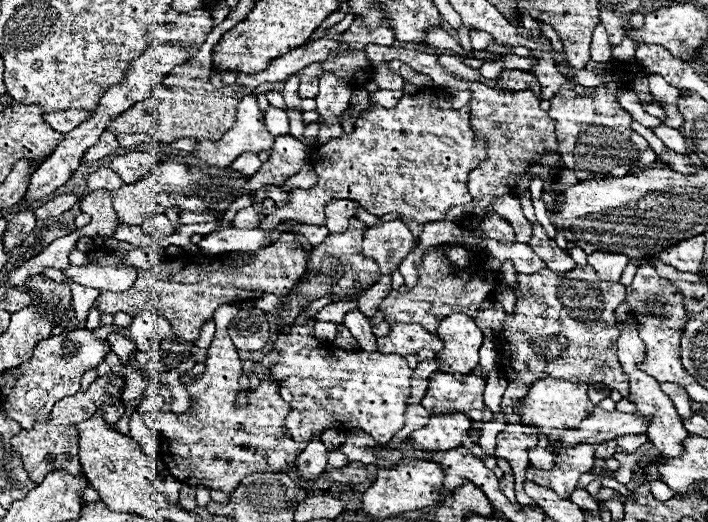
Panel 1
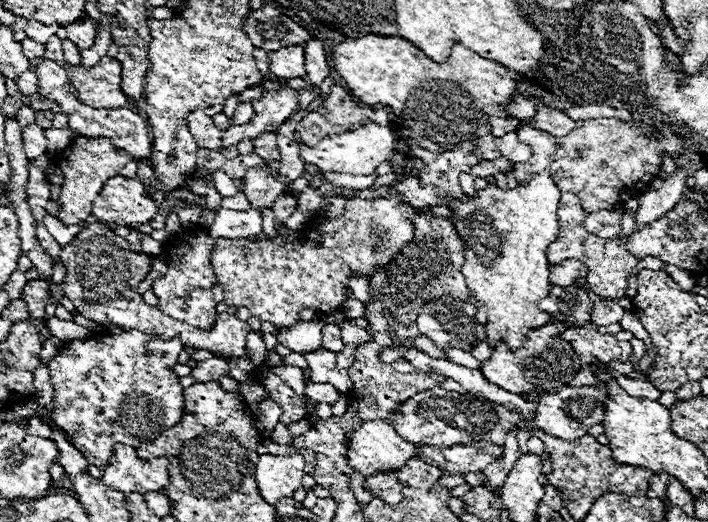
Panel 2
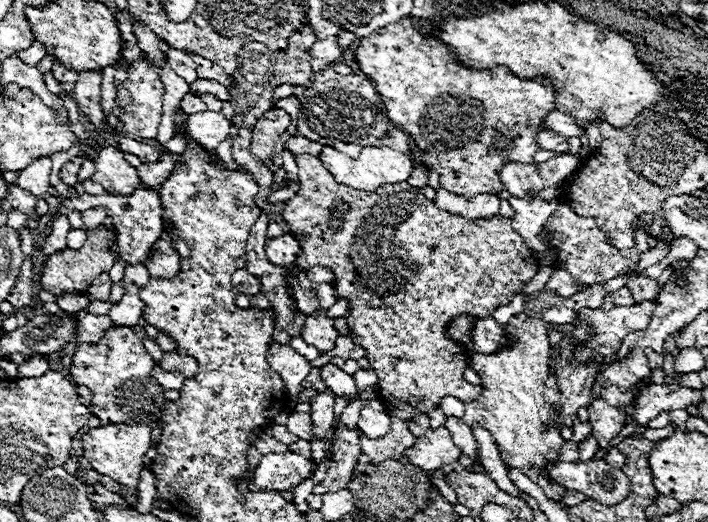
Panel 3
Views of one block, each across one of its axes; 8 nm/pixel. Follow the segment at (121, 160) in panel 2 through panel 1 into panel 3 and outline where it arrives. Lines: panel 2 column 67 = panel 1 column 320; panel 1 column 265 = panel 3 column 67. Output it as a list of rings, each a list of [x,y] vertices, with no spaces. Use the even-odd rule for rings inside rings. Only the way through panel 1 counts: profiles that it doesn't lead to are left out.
[[[62,214],[62,216],[56,216],[56,220],[52,220],[52,226],[50,226],[50,232],[46,236],[46,246],[44,252],[42,252],[42,262],[46,262],[52,254],[56,252],[62,252],[66,248],[66,234],[70,230],[70,222],[68,218]]]

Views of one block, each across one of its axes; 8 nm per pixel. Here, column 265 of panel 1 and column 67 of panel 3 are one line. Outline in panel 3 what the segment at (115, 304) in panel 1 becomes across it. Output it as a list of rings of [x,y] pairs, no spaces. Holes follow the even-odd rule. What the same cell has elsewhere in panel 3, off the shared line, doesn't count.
[[[102,226],[100,230],[94,230],[94,232],[88,232],[88,238],[86,238],[86,244],[80,248],[80,250],[70,250],[66,248],[64,252],[58,252],[56,256],[52,256],[46,264],[44,264],[44,270],[42,270],[42,280],[40,280],[40,286],[56,296],[60,294],[84,294],[96,276],[100,276],[102,272],[108,272],[116,258],[110,250],[110,242],[116,240],[116,232],[112,228],[106,228]]]

